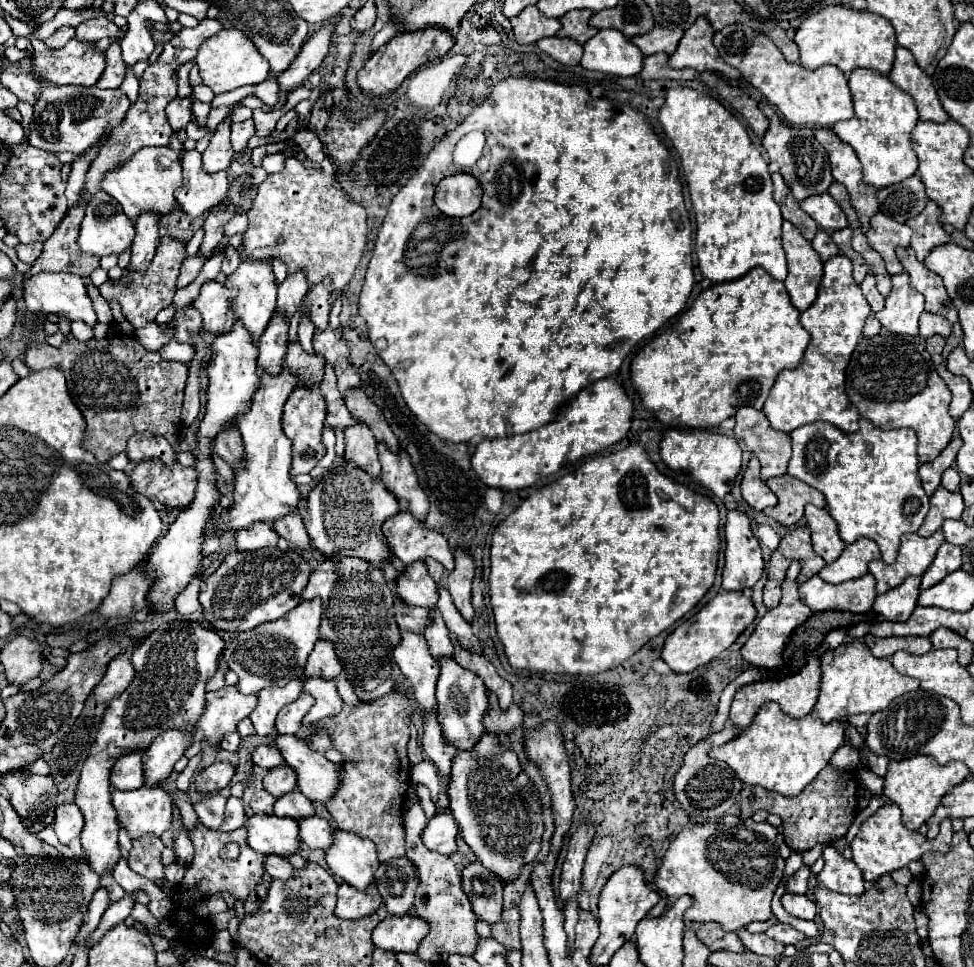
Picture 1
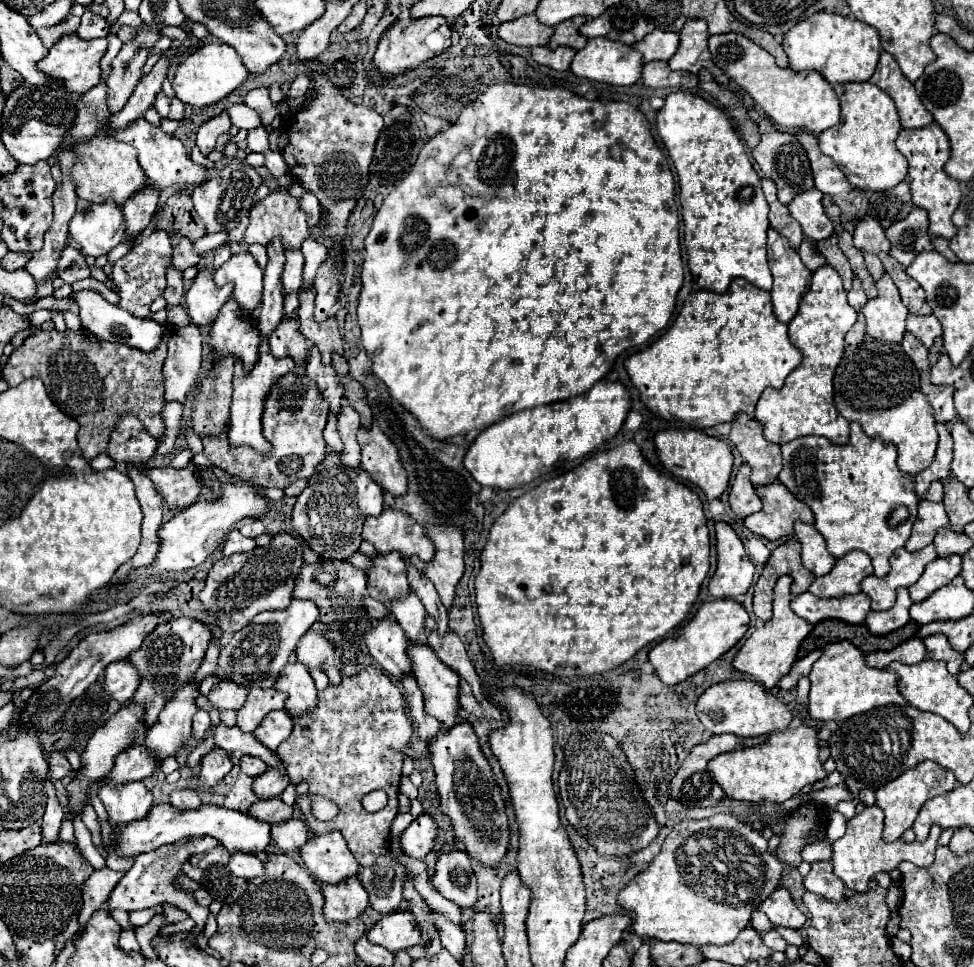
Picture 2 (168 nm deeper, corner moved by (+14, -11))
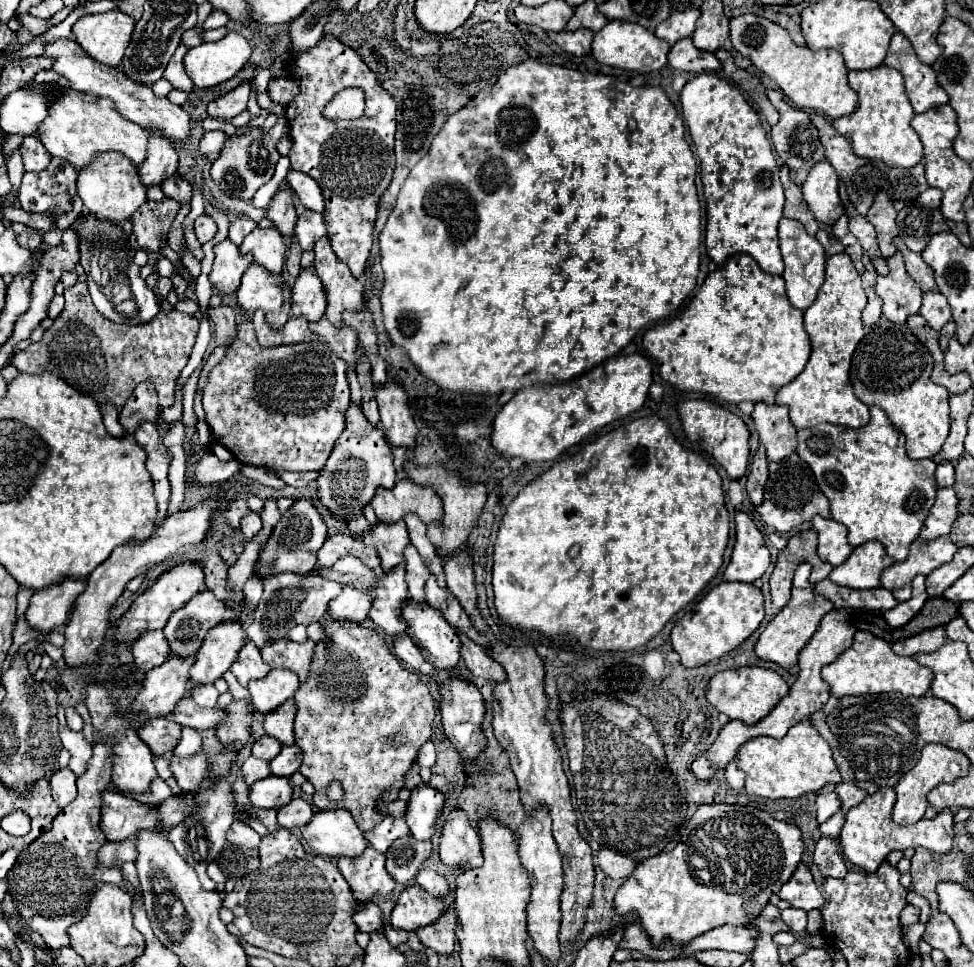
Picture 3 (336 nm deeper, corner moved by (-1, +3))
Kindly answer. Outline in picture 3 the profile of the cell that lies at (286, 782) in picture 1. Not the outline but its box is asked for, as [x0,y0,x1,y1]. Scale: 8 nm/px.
[271,746,301,778]

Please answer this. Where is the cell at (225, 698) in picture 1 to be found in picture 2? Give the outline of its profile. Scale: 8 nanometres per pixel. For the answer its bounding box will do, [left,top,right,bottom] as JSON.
[208,680,248,710]

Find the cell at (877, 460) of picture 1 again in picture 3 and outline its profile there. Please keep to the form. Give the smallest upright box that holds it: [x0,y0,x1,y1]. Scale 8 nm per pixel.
[797,406,935,560]

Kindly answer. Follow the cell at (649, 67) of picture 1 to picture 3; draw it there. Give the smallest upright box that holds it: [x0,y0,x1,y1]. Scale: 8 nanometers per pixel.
[669,38,721,74]

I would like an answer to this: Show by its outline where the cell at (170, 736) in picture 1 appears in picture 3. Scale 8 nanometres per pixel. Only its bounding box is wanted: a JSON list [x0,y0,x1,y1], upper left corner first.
[191,620,247,686]

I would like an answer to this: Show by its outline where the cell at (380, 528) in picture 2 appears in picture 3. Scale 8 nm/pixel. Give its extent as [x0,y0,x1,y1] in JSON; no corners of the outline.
[371,478,443,524]

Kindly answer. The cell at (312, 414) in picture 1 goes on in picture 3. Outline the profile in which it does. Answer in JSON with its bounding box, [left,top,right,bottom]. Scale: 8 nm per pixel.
[203,320,351,472]

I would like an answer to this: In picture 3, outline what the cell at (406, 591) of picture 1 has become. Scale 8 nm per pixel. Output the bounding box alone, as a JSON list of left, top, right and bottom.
[361,520,409,572]

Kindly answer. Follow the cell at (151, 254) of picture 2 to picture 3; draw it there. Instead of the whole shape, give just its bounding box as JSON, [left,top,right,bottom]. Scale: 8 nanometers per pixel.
[131,196,179,266]

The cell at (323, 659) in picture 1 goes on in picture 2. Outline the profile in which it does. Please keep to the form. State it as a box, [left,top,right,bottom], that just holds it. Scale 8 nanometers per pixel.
[296,622,338,668]

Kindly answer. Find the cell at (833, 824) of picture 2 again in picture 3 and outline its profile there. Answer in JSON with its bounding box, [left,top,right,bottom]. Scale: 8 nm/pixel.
[813,838,849,878]

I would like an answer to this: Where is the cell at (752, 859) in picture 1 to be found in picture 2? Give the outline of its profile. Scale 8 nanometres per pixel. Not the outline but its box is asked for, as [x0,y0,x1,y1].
[620,814,782,946]

